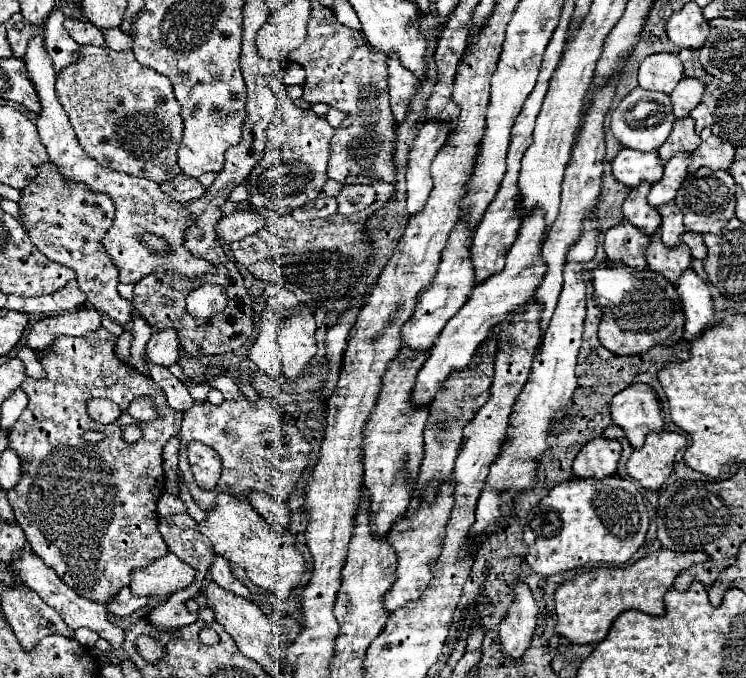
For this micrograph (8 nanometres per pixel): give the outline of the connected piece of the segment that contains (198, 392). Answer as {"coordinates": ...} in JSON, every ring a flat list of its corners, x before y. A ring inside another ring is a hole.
{"coordinates":[[185,381,184,384,193,399,199,401,207,400,209,391,212,388,212,386,208,383,196,384]]}

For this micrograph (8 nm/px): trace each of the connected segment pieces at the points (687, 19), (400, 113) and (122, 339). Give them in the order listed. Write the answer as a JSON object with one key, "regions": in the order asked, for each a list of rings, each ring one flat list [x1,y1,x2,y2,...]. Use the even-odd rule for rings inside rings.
{"regions":[[[685,4,667,22,667,36,677,46,699,50,709,36,709,22,703,18,703,10,697,4]],[[389,56,389,96,391,96,391,110,395,114,397,124,403,124,409,108,411,108,411,98,419,90,419,80,407,70,401,68,401,62,397,56]],[[123,332,119,338,117,338,117,344,115,344,115,354,121,362,127,362,129,360,129,348,131,348,131,340,133,340,133,334,131,332]]]}

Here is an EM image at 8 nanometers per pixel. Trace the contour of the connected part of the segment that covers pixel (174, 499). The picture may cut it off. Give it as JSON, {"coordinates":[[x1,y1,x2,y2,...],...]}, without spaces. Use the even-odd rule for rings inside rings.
{"coordinates":[[163,492,163,496,157,502,157,514,183,514,187,512,187,506,179,496,171,496,169,492]]}

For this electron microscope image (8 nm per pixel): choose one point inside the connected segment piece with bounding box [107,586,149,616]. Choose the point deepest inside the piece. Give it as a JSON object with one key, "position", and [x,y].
{"position":[125,603]}

